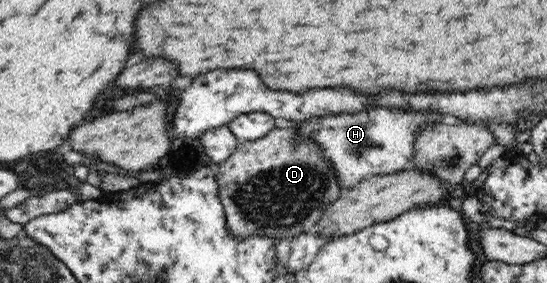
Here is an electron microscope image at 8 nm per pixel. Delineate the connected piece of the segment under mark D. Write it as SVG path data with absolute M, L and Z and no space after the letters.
M275 128L260 140L239 142L237 150L214 169L226 231L237 240L264 236L280 242L313 231L325 210L341 196L328 162L313 143L297 143L295 129Z

